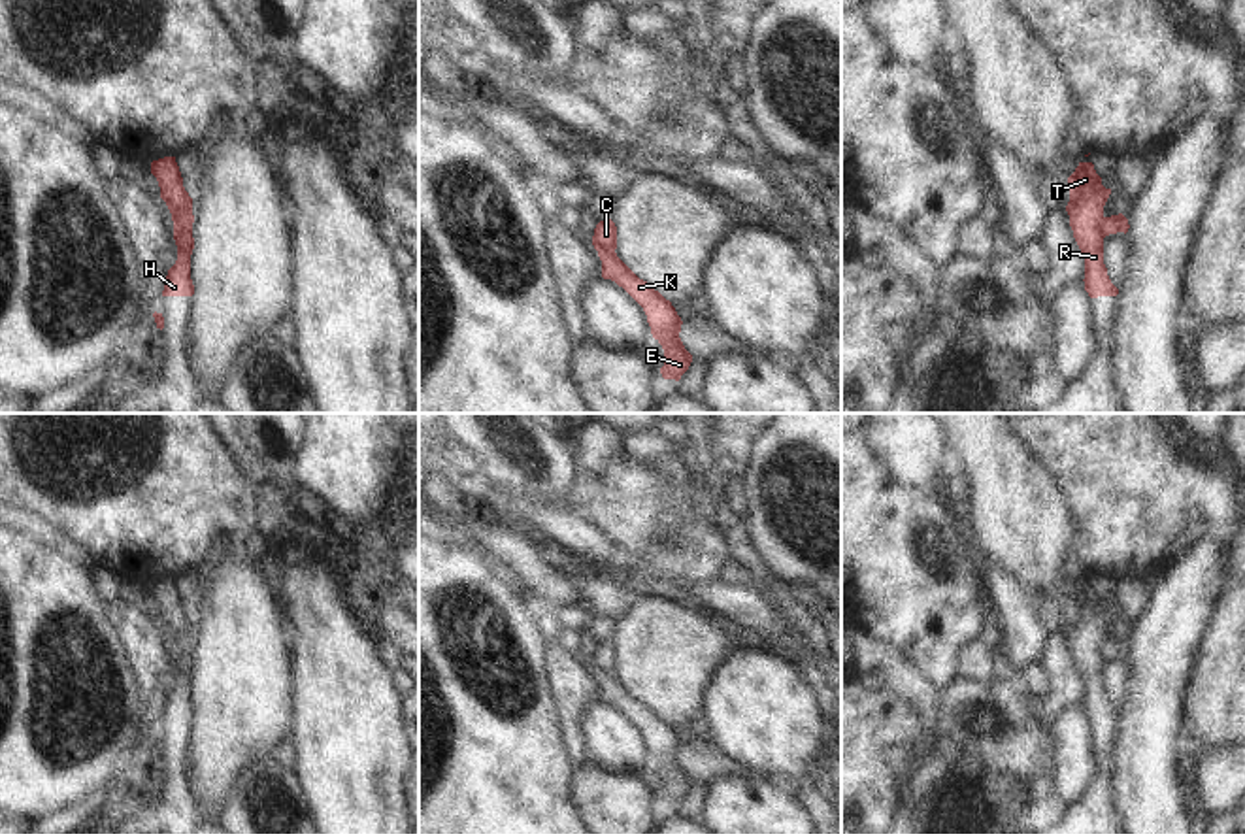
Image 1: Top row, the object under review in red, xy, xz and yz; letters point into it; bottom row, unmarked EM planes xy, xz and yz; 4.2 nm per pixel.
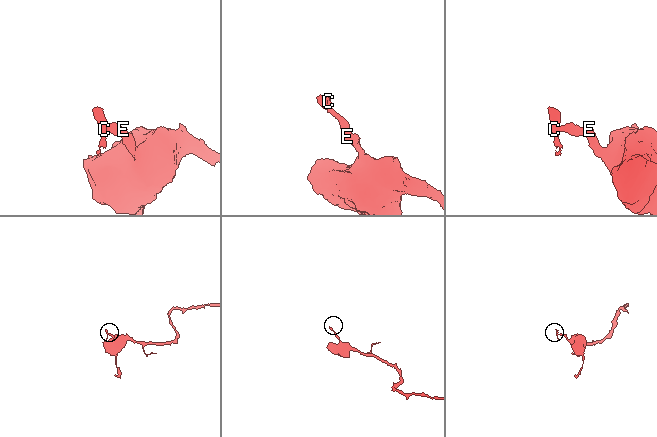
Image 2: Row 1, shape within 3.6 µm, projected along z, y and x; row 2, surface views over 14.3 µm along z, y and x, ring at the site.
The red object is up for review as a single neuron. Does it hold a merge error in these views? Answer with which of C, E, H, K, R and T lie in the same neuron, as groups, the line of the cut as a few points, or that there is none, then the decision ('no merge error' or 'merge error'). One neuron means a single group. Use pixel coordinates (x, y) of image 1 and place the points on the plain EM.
C H R T / E K; cut in yz along (1102, 640), (1100, 651), (1104, 659); merge error

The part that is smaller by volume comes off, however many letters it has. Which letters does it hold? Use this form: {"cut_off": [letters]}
{"cut_off": ["C", "H", "R", "T"]}

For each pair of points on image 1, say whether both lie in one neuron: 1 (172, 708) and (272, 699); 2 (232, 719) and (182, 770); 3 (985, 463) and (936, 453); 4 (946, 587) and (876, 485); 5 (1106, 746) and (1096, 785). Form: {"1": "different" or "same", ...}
{"1": "different", "2": "different", "3": "different", "4": "same", "5": "same"}

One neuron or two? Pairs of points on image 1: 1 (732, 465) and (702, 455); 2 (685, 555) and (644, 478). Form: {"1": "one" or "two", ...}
{"1": "two", "2": "one"}

